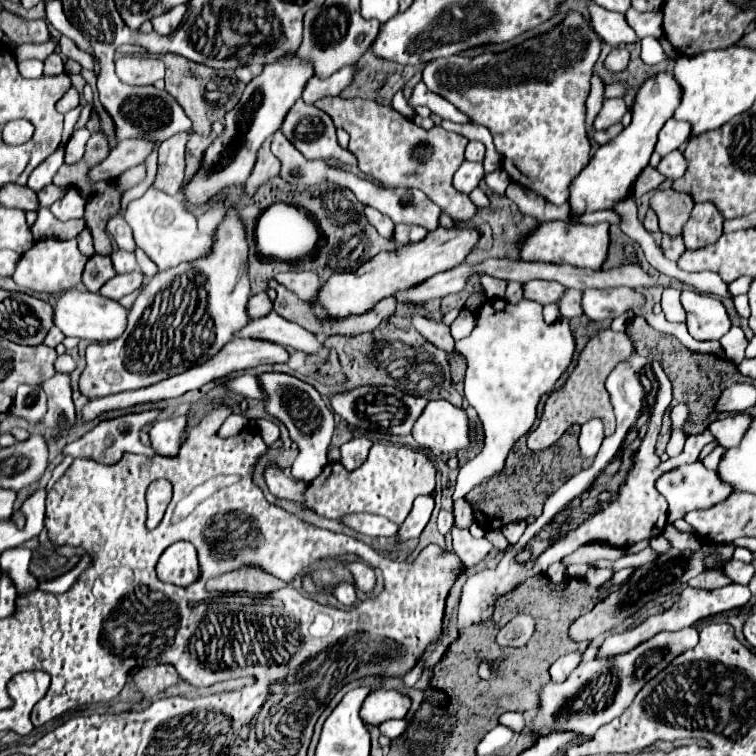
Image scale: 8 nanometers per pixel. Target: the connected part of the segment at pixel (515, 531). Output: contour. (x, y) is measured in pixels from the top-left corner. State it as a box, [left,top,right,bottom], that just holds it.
[501,520,527,549]

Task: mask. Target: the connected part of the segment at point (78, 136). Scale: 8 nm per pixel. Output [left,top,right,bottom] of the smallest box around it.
[65,128,91,164]

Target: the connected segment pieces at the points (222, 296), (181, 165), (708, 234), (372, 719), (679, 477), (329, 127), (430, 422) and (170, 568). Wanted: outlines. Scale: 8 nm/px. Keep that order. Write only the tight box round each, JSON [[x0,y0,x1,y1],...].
[[79,208,251,400],[153,136,189,196],[683,202,723,250],[361,688,411,726],[657,462,733,522],[281,98,355,166],[413,400,477,452],[157,542,199,586]]

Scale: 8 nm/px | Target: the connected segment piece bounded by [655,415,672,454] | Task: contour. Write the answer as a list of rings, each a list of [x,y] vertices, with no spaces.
[[[664,415],[662,423],[667,424],[665,424],[664,427],[662,426],[661,428],[660,436],[658,437],[655,449],[656,454],[663,454],[663,452],[665,452],[666,445],[670,439],[672,431],[670,415]]]

